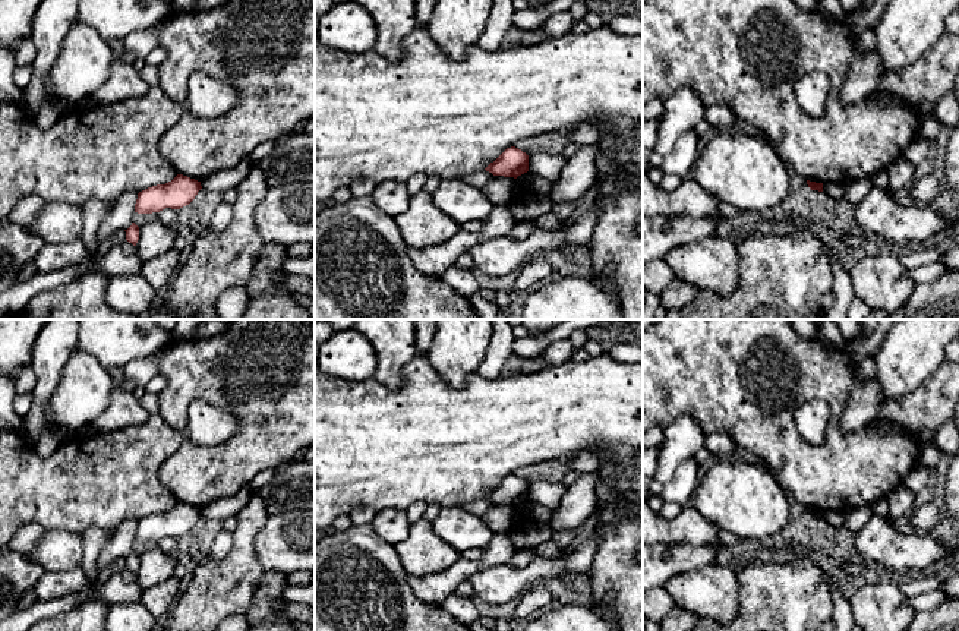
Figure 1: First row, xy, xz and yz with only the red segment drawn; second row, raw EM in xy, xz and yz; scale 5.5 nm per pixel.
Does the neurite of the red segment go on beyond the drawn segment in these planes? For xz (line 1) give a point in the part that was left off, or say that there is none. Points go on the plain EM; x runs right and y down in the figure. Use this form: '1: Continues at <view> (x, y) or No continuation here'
1: No continuation here

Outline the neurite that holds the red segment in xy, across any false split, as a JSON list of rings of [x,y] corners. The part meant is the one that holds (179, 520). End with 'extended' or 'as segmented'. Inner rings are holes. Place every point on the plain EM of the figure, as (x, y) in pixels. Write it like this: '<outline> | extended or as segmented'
[[[177,502],[165,512],[157,512],[139,520],[135,540],[152,542],[165,536],[180,537],[189,533],[201,517],[201,509]]] | as segmented

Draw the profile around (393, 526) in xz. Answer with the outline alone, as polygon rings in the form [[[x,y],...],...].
[[[400,509],[376,511],[370,524],[376,534],[392,546],[406,540],[411,527],[407,512]]]

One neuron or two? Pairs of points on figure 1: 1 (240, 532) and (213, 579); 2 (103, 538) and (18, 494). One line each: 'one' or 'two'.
1: one
2: two

